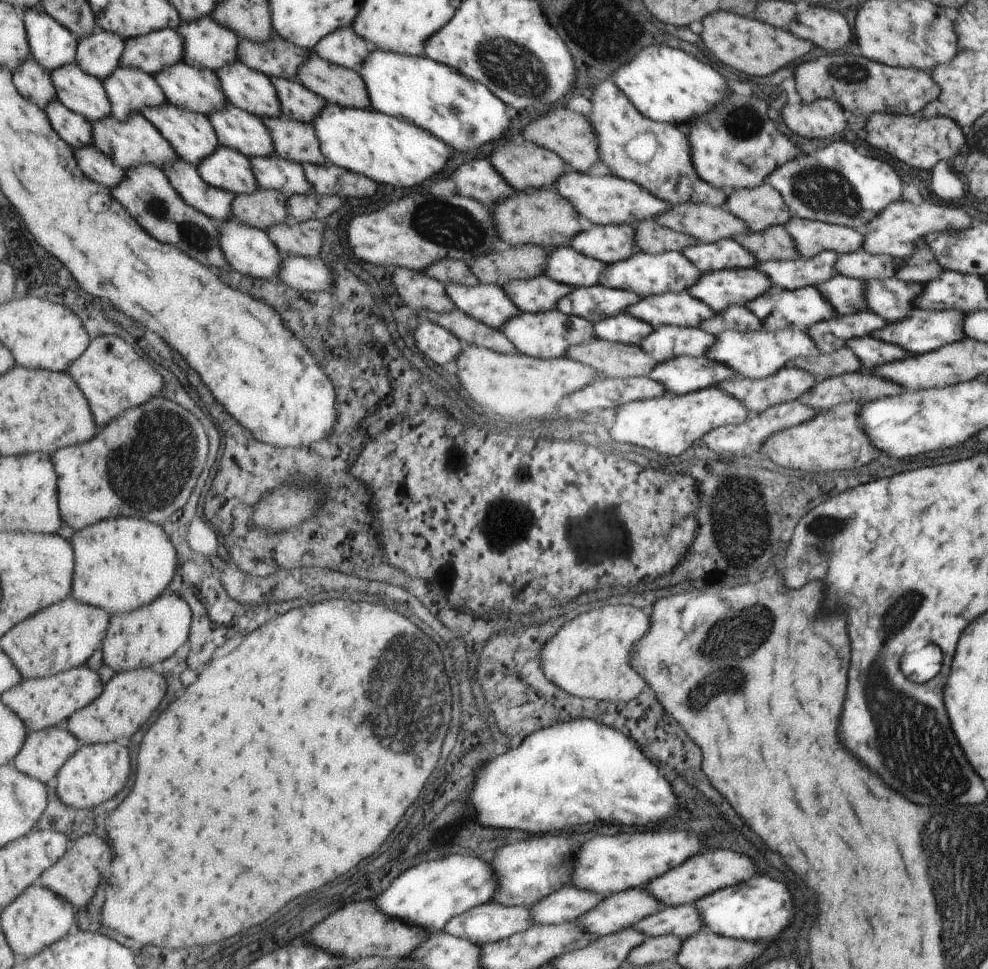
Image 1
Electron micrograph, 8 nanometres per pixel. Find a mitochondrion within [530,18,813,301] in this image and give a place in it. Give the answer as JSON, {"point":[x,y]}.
{"point":[742,121]}

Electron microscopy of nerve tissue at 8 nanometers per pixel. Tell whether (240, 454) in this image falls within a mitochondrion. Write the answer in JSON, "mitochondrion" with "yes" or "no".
{"mitochondrion":"no"}

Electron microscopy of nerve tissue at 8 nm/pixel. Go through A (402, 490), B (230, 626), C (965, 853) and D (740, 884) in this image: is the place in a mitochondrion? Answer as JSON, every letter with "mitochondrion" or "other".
{"A":"other","B":"other","C":"mitochondrion","D":"other"}

